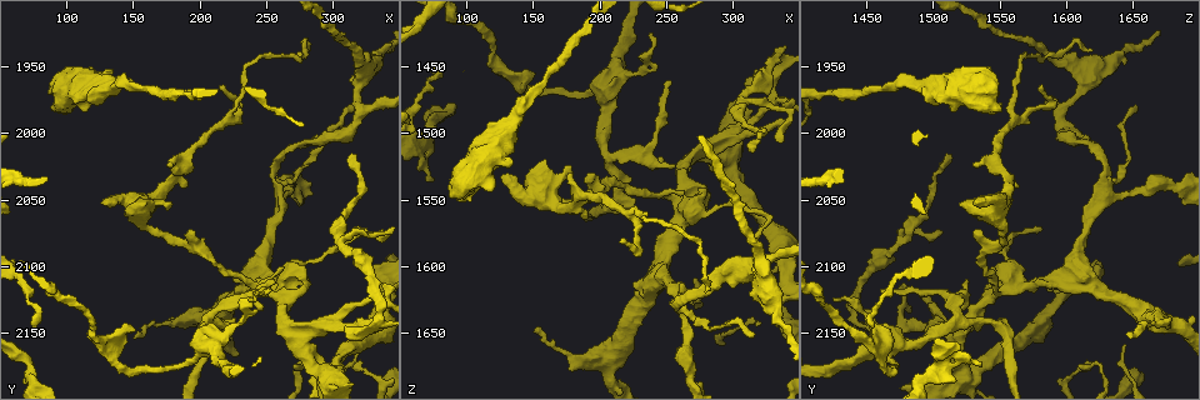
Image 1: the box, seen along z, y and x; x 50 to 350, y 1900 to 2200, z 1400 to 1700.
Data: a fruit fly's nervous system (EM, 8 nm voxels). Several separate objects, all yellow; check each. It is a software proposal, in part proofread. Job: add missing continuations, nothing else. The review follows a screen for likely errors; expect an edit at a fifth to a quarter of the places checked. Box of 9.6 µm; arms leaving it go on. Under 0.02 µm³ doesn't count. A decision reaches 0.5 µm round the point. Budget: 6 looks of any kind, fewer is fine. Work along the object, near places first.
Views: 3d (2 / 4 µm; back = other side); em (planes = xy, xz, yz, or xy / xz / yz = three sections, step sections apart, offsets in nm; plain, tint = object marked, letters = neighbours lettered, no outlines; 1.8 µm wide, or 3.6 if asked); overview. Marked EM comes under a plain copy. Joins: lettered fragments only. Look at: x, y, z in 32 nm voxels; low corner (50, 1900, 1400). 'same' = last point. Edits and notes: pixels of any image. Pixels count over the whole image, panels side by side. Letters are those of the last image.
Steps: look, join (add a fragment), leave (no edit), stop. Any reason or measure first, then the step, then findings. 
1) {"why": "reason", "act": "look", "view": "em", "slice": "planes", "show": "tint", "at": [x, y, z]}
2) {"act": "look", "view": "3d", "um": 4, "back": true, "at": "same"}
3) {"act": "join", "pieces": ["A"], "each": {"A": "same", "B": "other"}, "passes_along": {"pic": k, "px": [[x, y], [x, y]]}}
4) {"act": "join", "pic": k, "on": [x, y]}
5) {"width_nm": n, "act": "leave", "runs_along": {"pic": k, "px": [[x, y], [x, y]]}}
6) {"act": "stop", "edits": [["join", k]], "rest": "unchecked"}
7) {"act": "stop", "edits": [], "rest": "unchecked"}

{"why": "branch stops here", "act": "look", "view": "em", "slice": "yz", "step": 8, "show": "letters", "at": [238, 2124, 1426]}

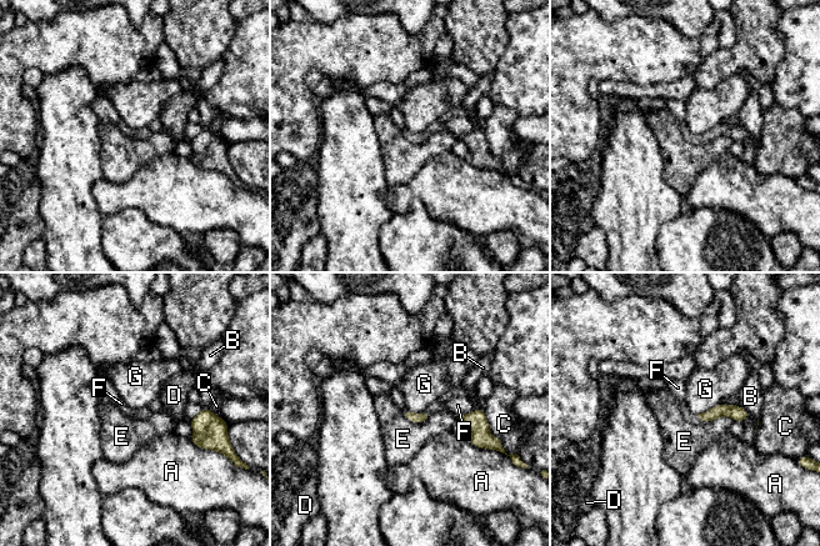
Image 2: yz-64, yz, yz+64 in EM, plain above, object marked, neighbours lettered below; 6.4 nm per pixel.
{"longest_contact_nm": ["C", 200], "act": "leave", "each": {"A": "other", "B": "other", "C": "other", "D": "other", "E": "other", "F": "other", "G": "other"}, "found": "no lettered fragment goes on from it"}

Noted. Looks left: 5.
{"why": "branch stops here", "act": "look", "view": "3d", "um": 2, "at": [122, 1950, 1544]}

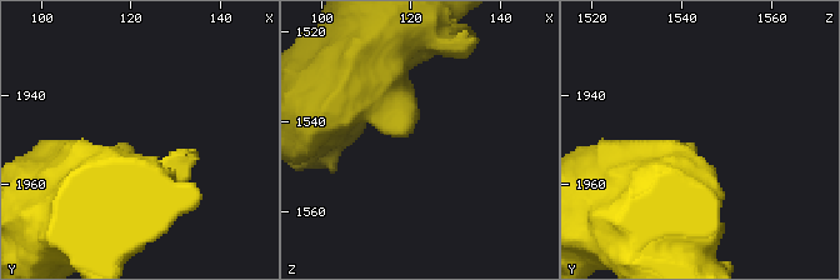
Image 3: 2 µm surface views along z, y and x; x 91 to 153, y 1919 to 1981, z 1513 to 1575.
{"why": "now the EM", "act": "look", "view": "em", "slice": "planes", "show": "letters", "at": [119, 1952, 1542]}

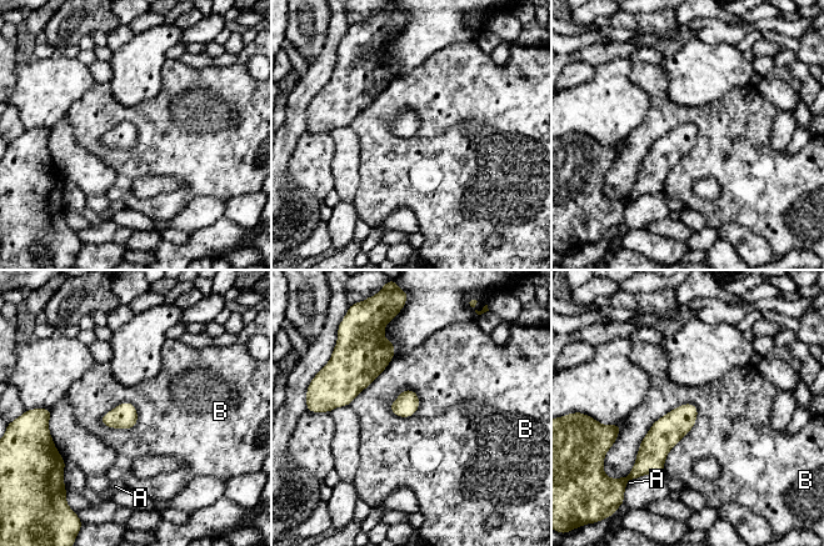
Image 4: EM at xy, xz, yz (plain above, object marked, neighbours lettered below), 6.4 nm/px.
{"width_nm": 150, "longest_contact_nm": ["B", 600], "act": "leave", "each": {"A": "other", "B": "other"}, "found": "none of them fits"}

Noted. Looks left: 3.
{"why": "abrupt turn", "act": "look", "view": "em", "slice": "planes", "show": "letters", "at": [74, 2174, 1504]}

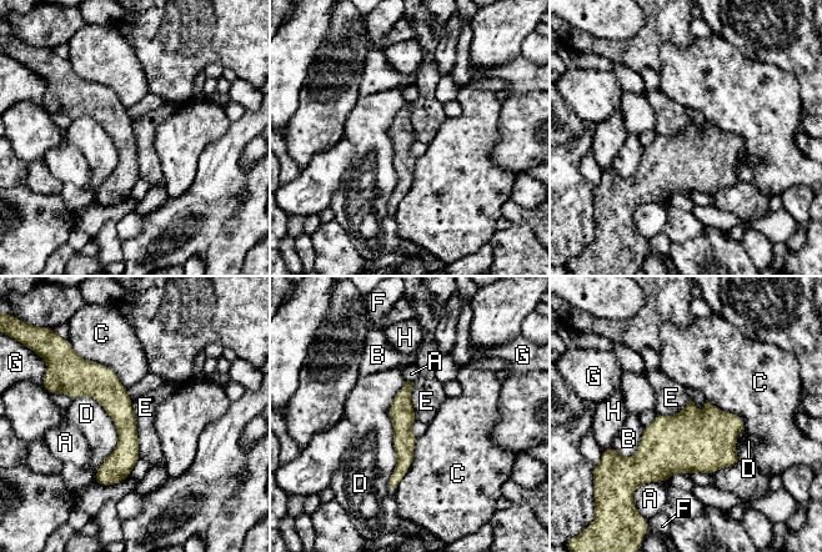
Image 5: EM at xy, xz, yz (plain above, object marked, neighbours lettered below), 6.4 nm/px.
{"act": "leave", "each": {"A": "other", "B": "other", "C": "other", "D": "other", "E": "other", "F": "other", "G": "other", "H": "other"}, "runs_along": {"pic": 5, "px": [[60, 390], [96, 387], [121, 412], [126, 473]]}, "found": "no lettered fragment goes on from it"}

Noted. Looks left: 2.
{"act": "stop", "edits": [], "rest": "unchecked"}

